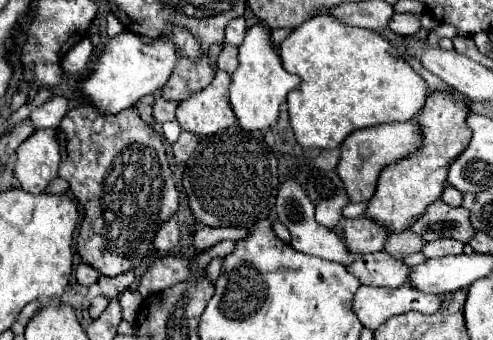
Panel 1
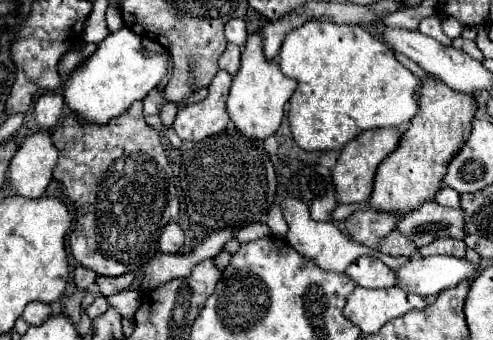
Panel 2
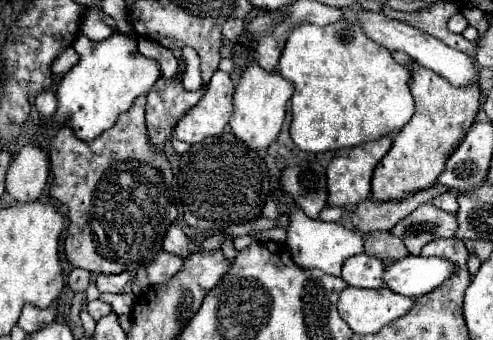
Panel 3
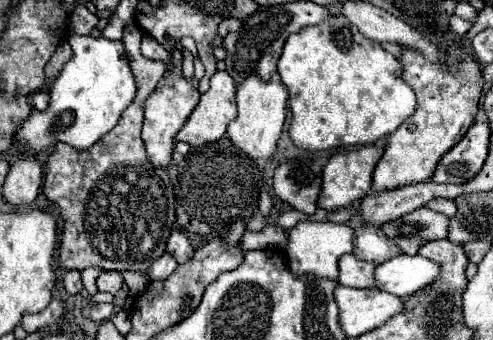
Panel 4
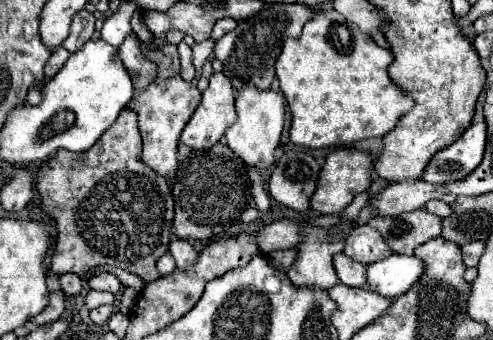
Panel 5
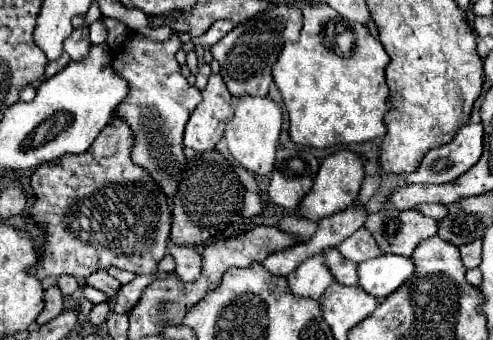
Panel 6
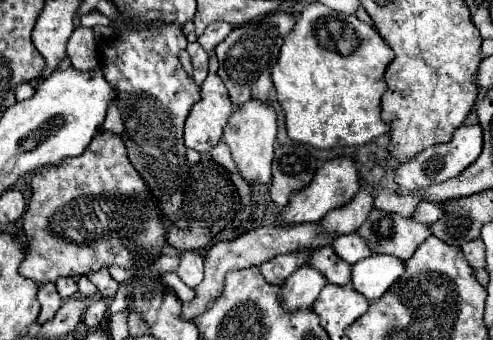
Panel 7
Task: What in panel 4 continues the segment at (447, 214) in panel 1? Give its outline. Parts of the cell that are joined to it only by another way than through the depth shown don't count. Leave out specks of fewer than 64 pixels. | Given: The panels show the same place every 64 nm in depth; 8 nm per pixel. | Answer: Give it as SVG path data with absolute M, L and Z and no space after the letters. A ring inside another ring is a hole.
M422 206L392 224L384 224L382 230L386 236L400 244L404 254L418 254L418 248L430 240L440 240L448 236L450 218Z

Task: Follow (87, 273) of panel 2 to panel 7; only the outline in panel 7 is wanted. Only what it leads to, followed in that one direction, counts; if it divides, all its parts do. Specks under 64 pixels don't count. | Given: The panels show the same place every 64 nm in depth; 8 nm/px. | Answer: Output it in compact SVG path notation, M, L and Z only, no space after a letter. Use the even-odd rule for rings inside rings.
M60 278L56 280L56 288L58 288L58 294L62 298L70 298L78 292L78 286L76 286L76 280L74 278Z

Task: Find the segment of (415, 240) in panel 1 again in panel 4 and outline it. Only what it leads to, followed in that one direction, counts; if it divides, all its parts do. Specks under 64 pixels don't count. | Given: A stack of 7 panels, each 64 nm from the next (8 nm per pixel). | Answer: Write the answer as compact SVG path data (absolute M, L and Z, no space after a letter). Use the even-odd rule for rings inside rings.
M360 226L356 230L356 252L354 252L354 256L380 264L380 262L386 262L398 254L400 254L400 246L394 240L390 240L380 228Z

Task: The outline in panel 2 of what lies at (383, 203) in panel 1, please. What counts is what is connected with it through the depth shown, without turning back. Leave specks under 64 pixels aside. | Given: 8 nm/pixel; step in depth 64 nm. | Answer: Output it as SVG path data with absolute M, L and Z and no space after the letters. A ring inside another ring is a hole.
M428 80L420 84L420 108L410 122L410 128L402 136L402 146L390 158L386 158L374 180L374 192L368 200L372 210L392 212L406 216L420 208L424 202L434 200L446 174L448 162L460 152L470 136L470 122L476 112L474 98L462 92L454 92L440 80Z

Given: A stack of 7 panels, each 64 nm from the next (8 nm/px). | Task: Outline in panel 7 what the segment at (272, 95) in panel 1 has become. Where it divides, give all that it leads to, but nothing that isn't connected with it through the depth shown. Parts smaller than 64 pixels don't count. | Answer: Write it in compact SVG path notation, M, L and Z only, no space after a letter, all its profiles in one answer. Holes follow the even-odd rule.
M248 100L246 104L238 106L234 114L228 120L228 126L224 128L224 140L232 152L234 162L238 164L240 174L248 182L262 182L270 184L272 178L272 160L274 160L274 142L278 132L278 120L276 110L268 102L260 100Z

